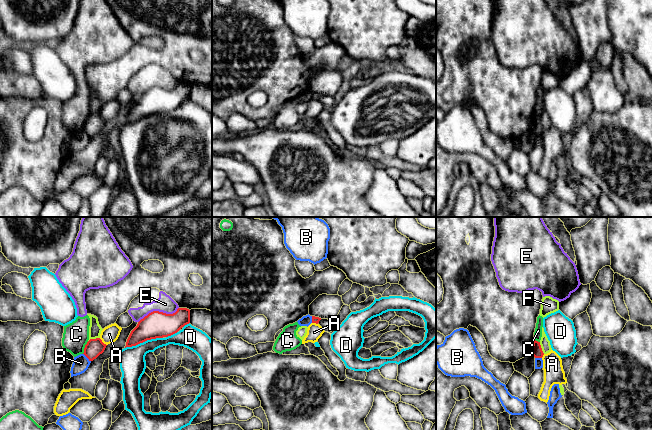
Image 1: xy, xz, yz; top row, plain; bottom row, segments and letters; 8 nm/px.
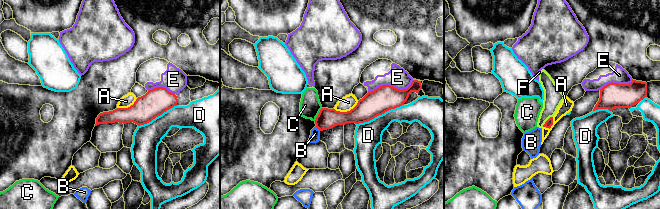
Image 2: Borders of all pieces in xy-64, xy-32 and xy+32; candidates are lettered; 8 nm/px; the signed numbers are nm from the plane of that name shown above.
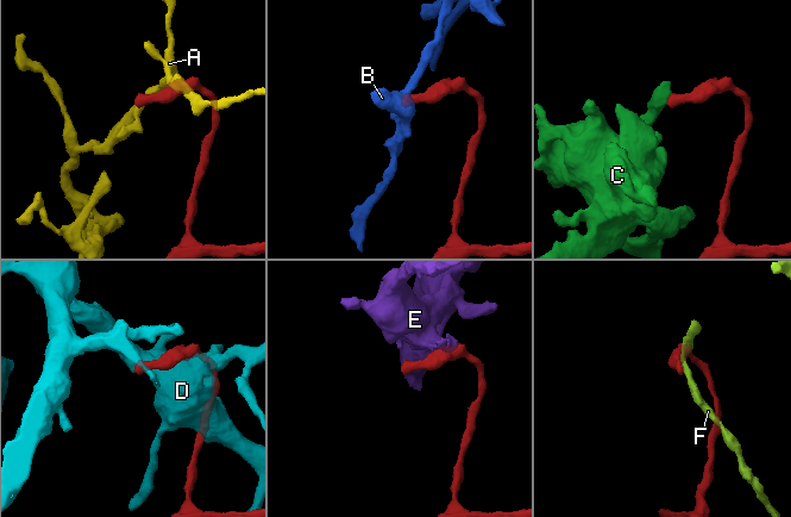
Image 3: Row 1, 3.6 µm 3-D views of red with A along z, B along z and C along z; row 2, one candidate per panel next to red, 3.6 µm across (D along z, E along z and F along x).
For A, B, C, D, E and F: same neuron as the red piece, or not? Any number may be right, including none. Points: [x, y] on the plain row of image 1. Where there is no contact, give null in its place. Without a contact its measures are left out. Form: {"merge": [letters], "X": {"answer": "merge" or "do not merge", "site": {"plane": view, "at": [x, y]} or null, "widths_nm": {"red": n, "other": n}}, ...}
{"merge": [], "A": {"answer": "do not merge", "site": {"plane": "xy", "at": [102, 118]}, "widths_nm": {"red": 140, "other": 140}}, "B": {"answer": "do not merge", "site": {"plane": "xy", "at": [86, 132]}, "widths_nm": {"red": 140, "other": 130}}, "C": {"answer": "do not merge", "site": {"plane": "xy", "at": [85, 123]}, "widths_nm": {"red": 140, "other": 200}}, "D": {"answer": "do not merge", "site": {"plane": "xy", "at": [143, 117]}, "widths_nm": {"red": 220, "other": 200}}, "E": {"answer": "do not merge", "site": {"plane": "xy", "at": [158, 87]}, "widths_nm": {"red": 220, "other": 140}}, "F": {"answer": "do not merge", "site": {"plane": "xy", "at": [93, 115]}, "widths_nm": {"red": 140, "other": 100}}}

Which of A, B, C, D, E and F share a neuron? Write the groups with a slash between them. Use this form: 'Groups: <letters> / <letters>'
Groups: A / B / C / D / E / F

